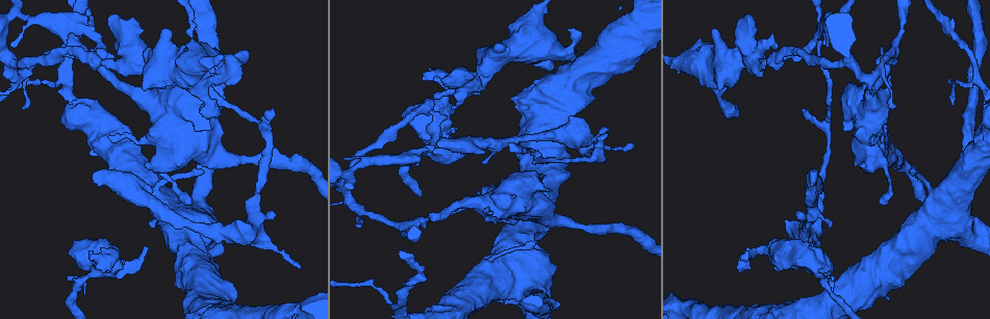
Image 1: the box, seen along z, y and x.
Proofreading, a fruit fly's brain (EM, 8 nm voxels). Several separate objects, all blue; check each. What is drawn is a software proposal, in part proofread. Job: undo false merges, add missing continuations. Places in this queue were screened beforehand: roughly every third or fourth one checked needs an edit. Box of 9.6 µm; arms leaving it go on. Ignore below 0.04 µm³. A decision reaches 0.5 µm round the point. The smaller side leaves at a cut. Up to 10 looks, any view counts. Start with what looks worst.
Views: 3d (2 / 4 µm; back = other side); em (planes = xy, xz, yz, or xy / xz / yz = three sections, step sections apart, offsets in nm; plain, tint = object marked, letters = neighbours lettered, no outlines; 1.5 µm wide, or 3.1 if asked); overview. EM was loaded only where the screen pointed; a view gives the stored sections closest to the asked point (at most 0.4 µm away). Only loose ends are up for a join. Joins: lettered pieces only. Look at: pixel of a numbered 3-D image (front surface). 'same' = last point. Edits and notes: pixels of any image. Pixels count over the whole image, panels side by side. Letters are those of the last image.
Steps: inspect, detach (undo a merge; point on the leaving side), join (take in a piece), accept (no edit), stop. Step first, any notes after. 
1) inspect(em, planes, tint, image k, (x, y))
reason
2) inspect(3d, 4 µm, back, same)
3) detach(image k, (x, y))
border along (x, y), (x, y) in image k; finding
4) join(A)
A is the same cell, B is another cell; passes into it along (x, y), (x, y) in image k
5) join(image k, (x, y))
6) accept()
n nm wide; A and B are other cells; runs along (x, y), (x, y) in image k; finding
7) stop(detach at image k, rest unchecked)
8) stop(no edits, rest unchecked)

inspect(3d, 4 µm, back, image 1, (482, 163))
free end

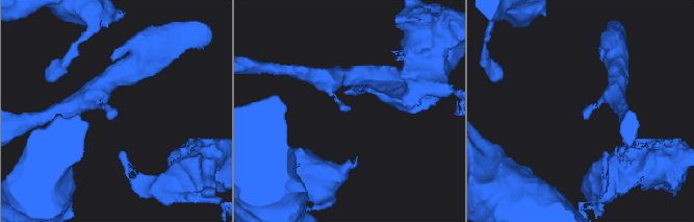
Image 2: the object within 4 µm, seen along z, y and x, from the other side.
inspect(em, yz, step 8, tint, image 2, (584, 111))

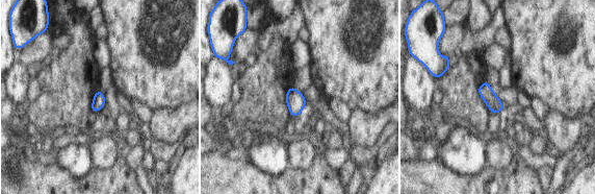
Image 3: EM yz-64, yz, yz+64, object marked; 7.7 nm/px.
inspect(em, planes, letters, same)

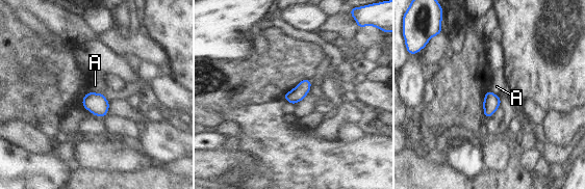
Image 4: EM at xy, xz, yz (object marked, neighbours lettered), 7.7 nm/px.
accept()
A is another cell; border along (87, 91), (102, 93) in image 4; none of them fits

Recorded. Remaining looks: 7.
inspect(3d, 2 µm, image 1, (805, 109))
branch stops here

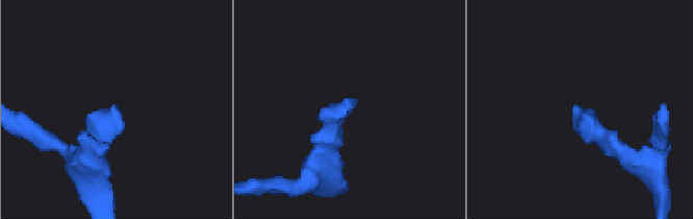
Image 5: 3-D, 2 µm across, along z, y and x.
inspect(em, xy, step 8, plain, image 5, (355, 106))
need the tissue

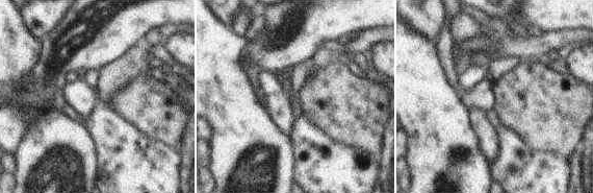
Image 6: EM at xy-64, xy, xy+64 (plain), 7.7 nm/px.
inspect(em, xy, step 8, letters, same)
what lies round it

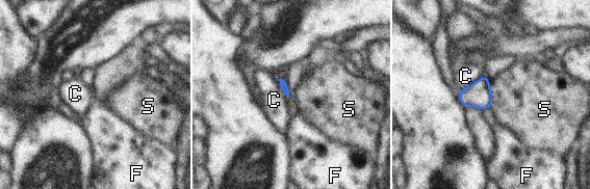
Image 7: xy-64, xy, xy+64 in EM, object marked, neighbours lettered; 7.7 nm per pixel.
accept()
C, F and S are other cells; border along (489, 83), (491, 91), (490, 107) in image 7; none of them fits

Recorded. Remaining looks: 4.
inspect(em, xz, step 8, tint, image 1, (427, 142))

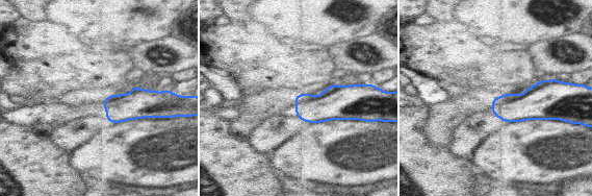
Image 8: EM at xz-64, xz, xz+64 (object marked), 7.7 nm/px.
inspect(em, planes, tint, same)

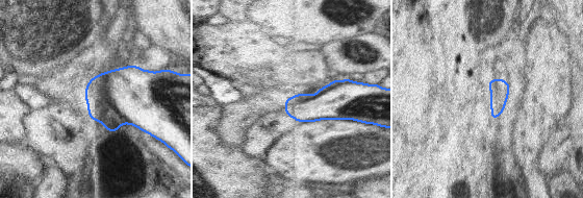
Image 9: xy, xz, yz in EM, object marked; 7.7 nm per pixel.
inspect(em, planes, letters, same)

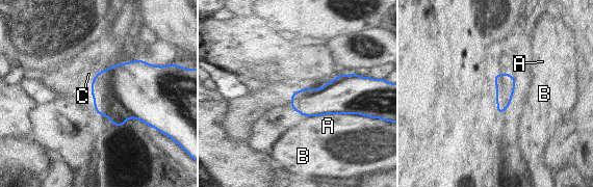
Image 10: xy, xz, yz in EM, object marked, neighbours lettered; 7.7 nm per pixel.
join(C)
C is the same cell, A and B are other cells; passes into it along (123, 91), (94, 79), (88, 74) in image 10; the neuron continues

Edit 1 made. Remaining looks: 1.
stop(join at image 10, rest unchecked)

